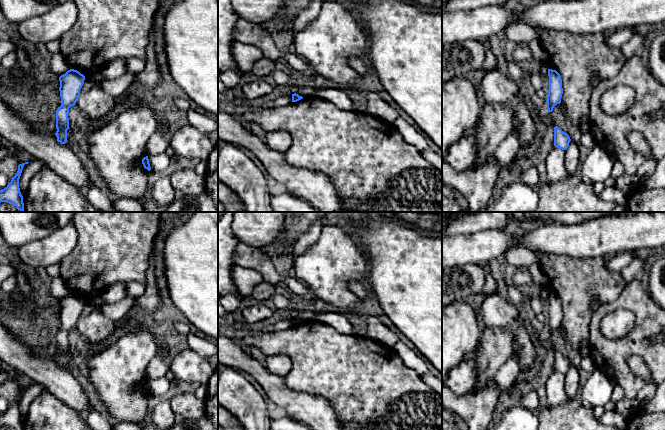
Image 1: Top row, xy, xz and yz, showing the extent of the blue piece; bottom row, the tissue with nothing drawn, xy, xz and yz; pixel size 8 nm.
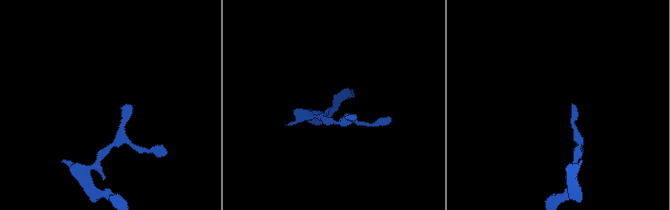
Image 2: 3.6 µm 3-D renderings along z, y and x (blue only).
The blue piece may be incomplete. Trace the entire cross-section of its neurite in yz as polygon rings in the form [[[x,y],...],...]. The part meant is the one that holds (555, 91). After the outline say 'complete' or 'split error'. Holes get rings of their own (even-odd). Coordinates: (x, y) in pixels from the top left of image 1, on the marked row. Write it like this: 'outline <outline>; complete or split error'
outline [[[548,69],[549,89],[547,96],[547,109],[549,112],[553,111],[555,105],[561,103],[563,94],[562,79],[556,70]]]; complete

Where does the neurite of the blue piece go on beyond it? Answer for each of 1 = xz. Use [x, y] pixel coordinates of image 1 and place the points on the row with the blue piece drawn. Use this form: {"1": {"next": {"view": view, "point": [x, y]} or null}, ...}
{"1": {"next": null}}

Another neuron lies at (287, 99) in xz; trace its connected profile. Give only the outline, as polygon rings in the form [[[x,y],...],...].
[[[292,94],[285,95],[273,101],[273,108],[279,108],[292,103]]]

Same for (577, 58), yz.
[[[537,28],[535,30],[541,37],[540,43],[548,54],[549,62],[561,76],[561,104],[570,124],[578,127],[583,121],[589,122],[589,101],[594,88],[591,84],[592,77],[597,76],[600,81],[610,79],[623,68],[628,59],[620,48],[611,48],[607,44],[606,33],[580,35],[566,31]]]

